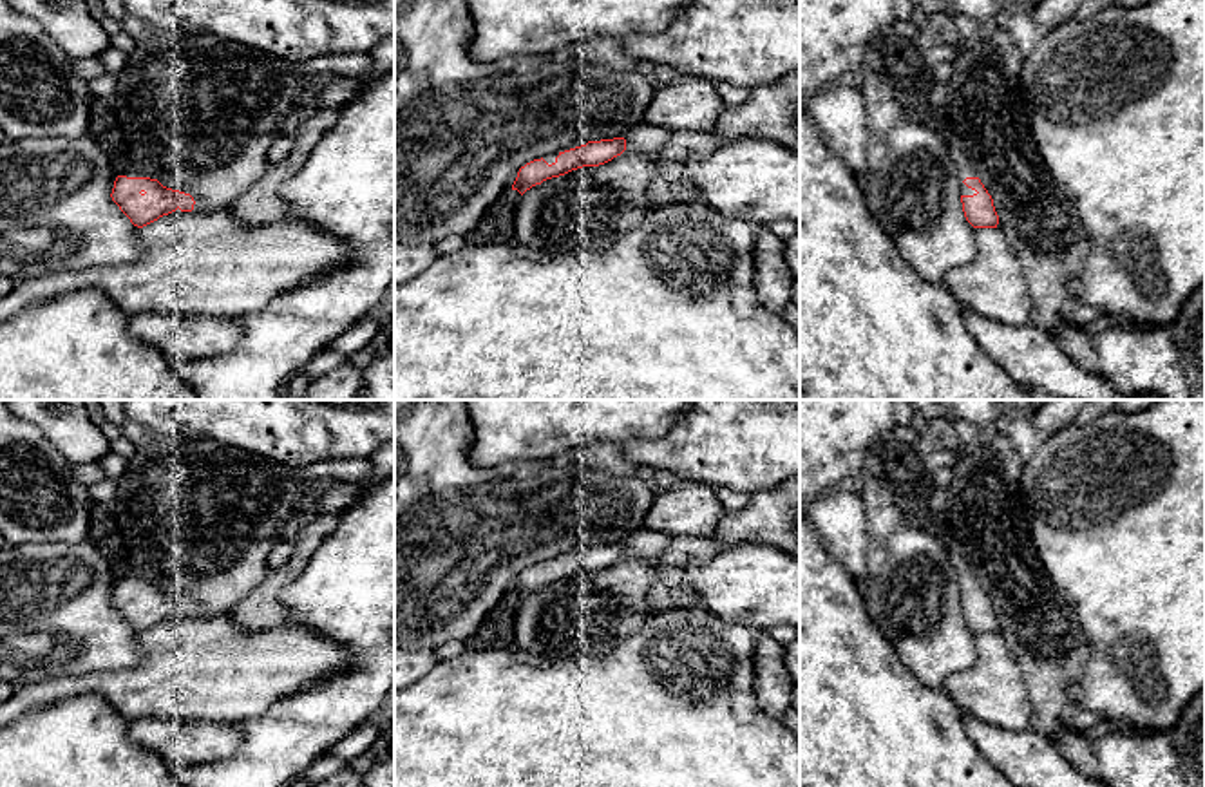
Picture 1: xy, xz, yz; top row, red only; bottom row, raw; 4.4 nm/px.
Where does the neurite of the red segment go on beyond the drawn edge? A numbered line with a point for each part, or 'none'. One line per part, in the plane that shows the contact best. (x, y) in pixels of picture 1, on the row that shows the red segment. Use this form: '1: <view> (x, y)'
1: xz (550, 158)

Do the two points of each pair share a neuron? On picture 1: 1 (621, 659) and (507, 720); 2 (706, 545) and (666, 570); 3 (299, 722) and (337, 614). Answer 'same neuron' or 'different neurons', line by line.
1: same neuron
2: same neuron
3: same neuron

